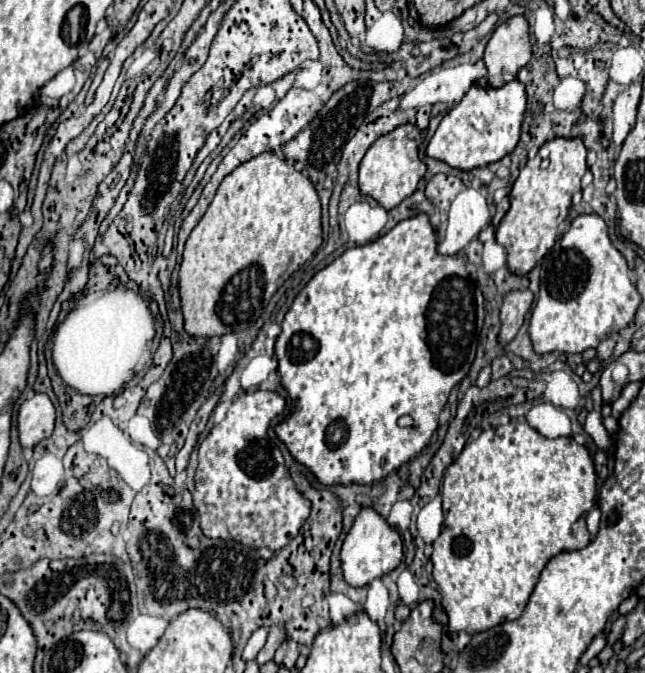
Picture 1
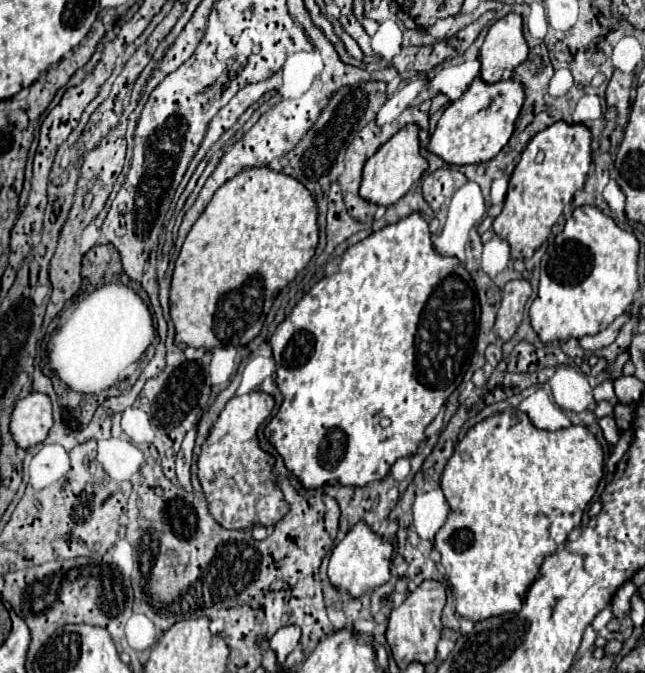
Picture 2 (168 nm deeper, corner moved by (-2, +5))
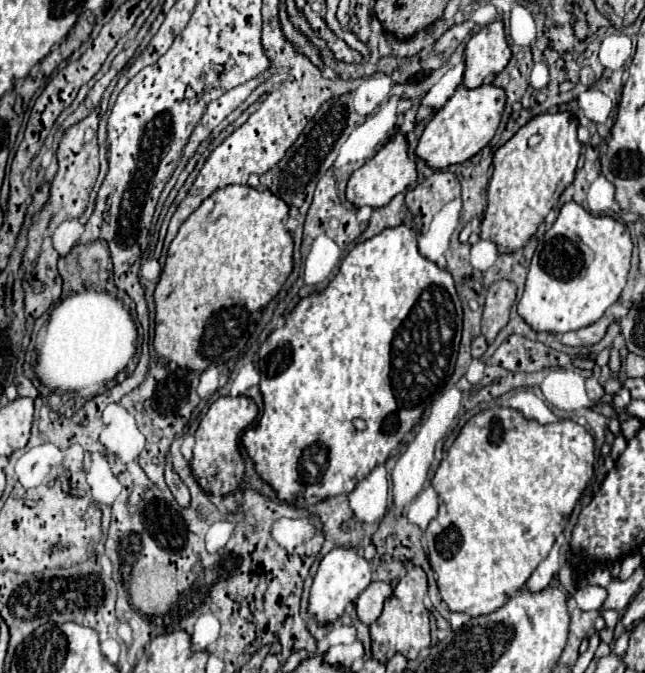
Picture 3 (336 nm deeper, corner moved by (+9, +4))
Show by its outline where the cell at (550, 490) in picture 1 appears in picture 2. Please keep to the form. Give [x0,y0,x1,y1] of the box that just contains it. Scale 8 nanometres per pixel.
[434,409,602,623]

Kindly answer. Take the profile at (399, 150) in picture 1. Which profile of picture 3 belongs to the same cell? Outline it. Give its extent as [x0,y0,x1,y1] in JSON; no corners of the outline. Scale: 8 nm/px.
[347,134,417,208]

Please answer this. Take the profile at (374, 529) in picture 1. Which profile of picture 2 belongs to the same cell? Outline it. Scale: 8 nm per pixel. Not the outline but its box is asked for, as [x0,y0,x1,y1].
[328,521,394,597]

